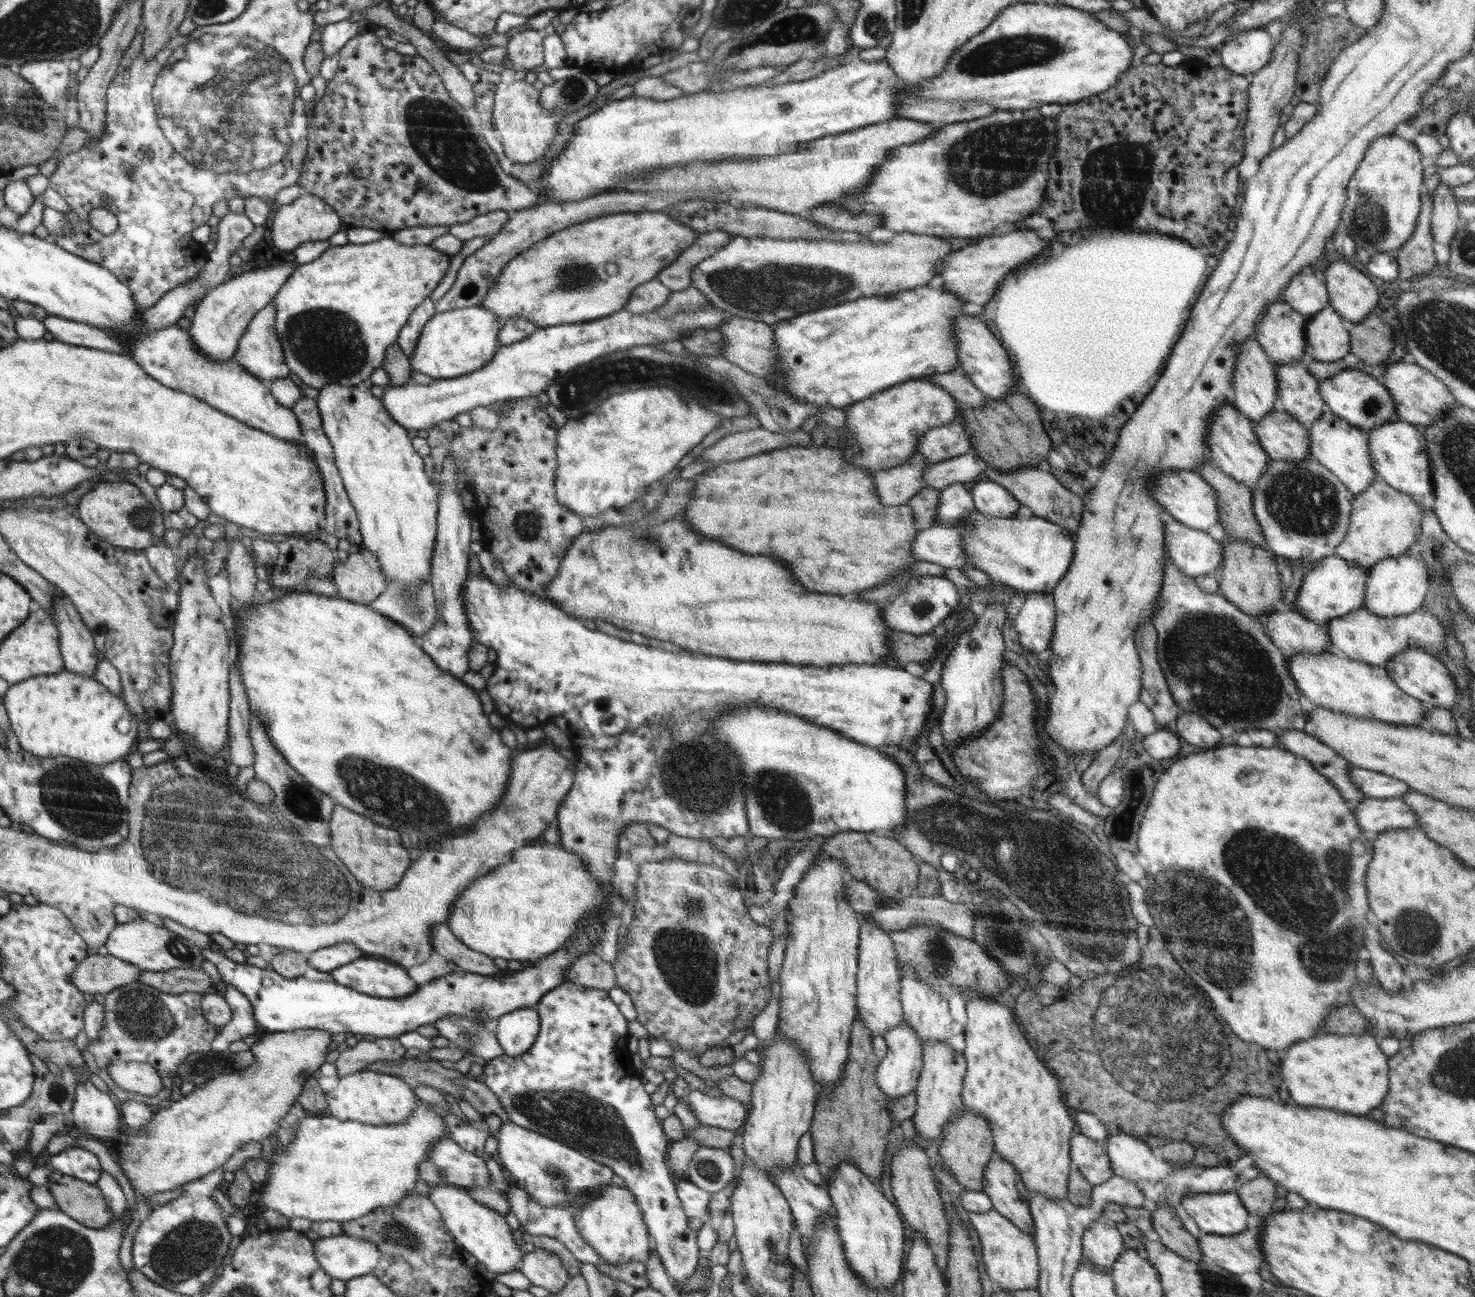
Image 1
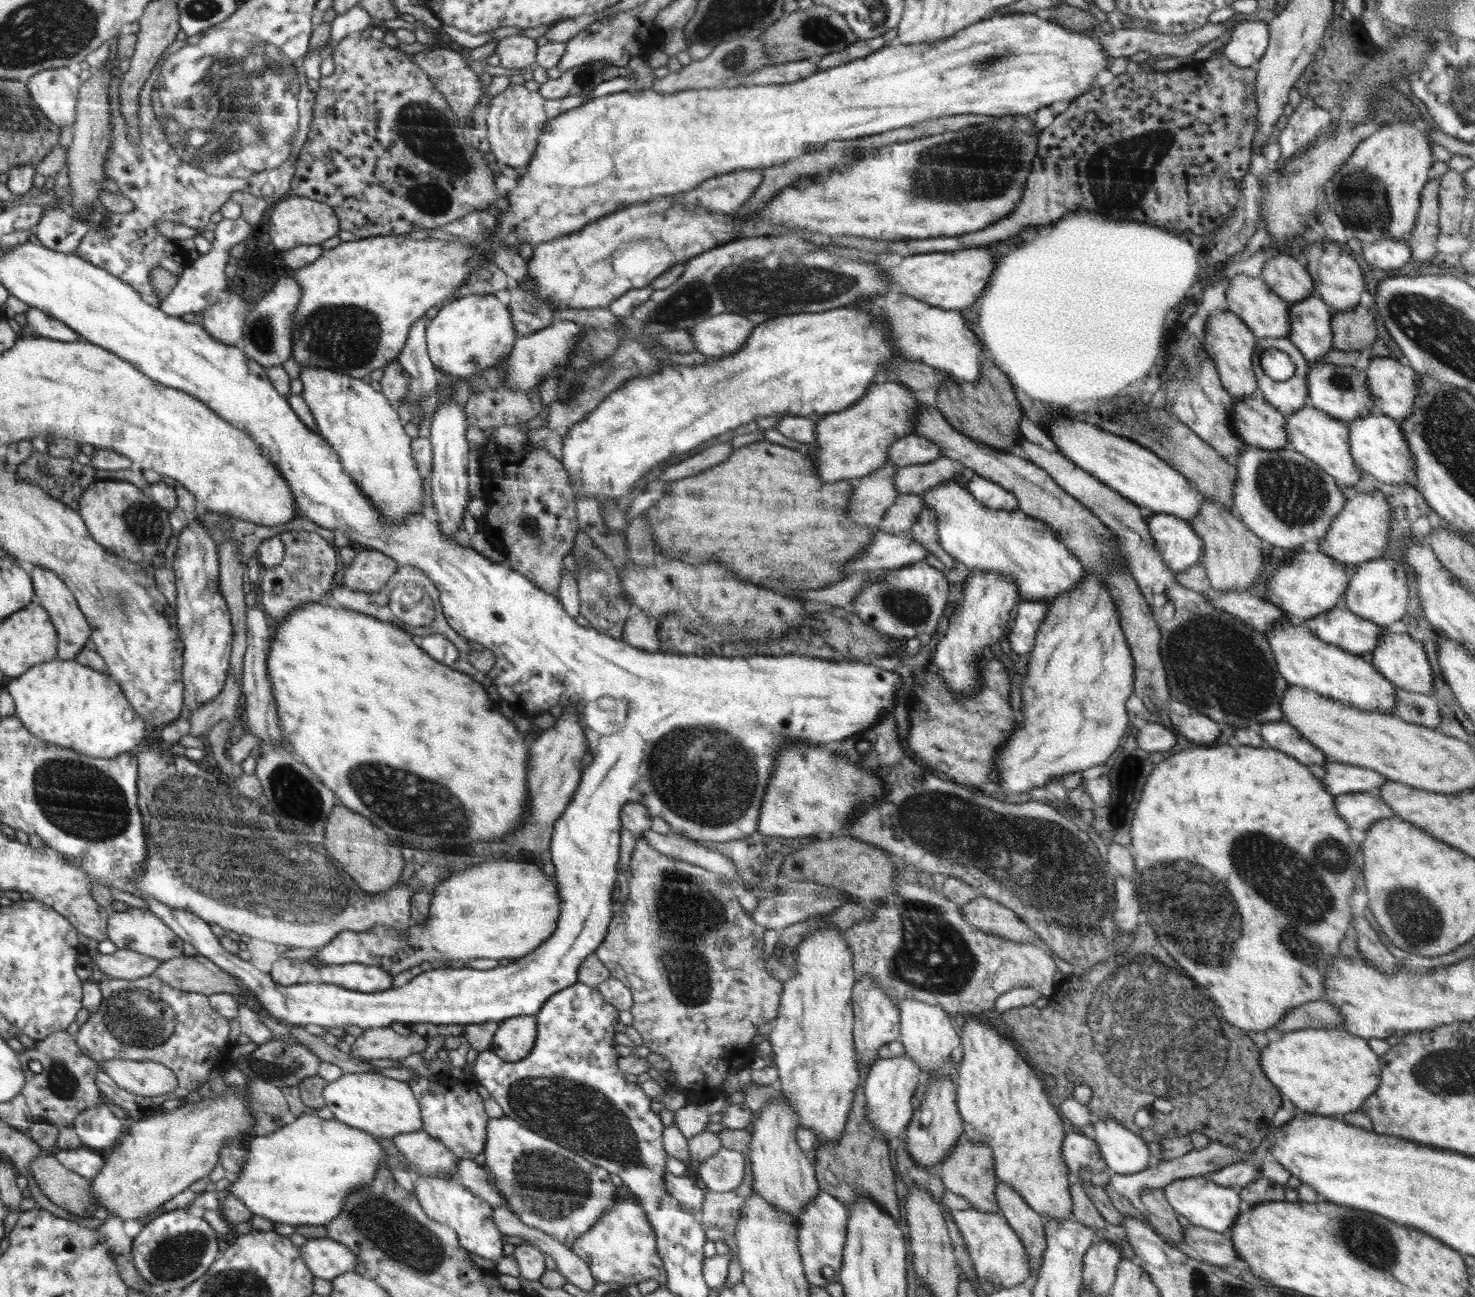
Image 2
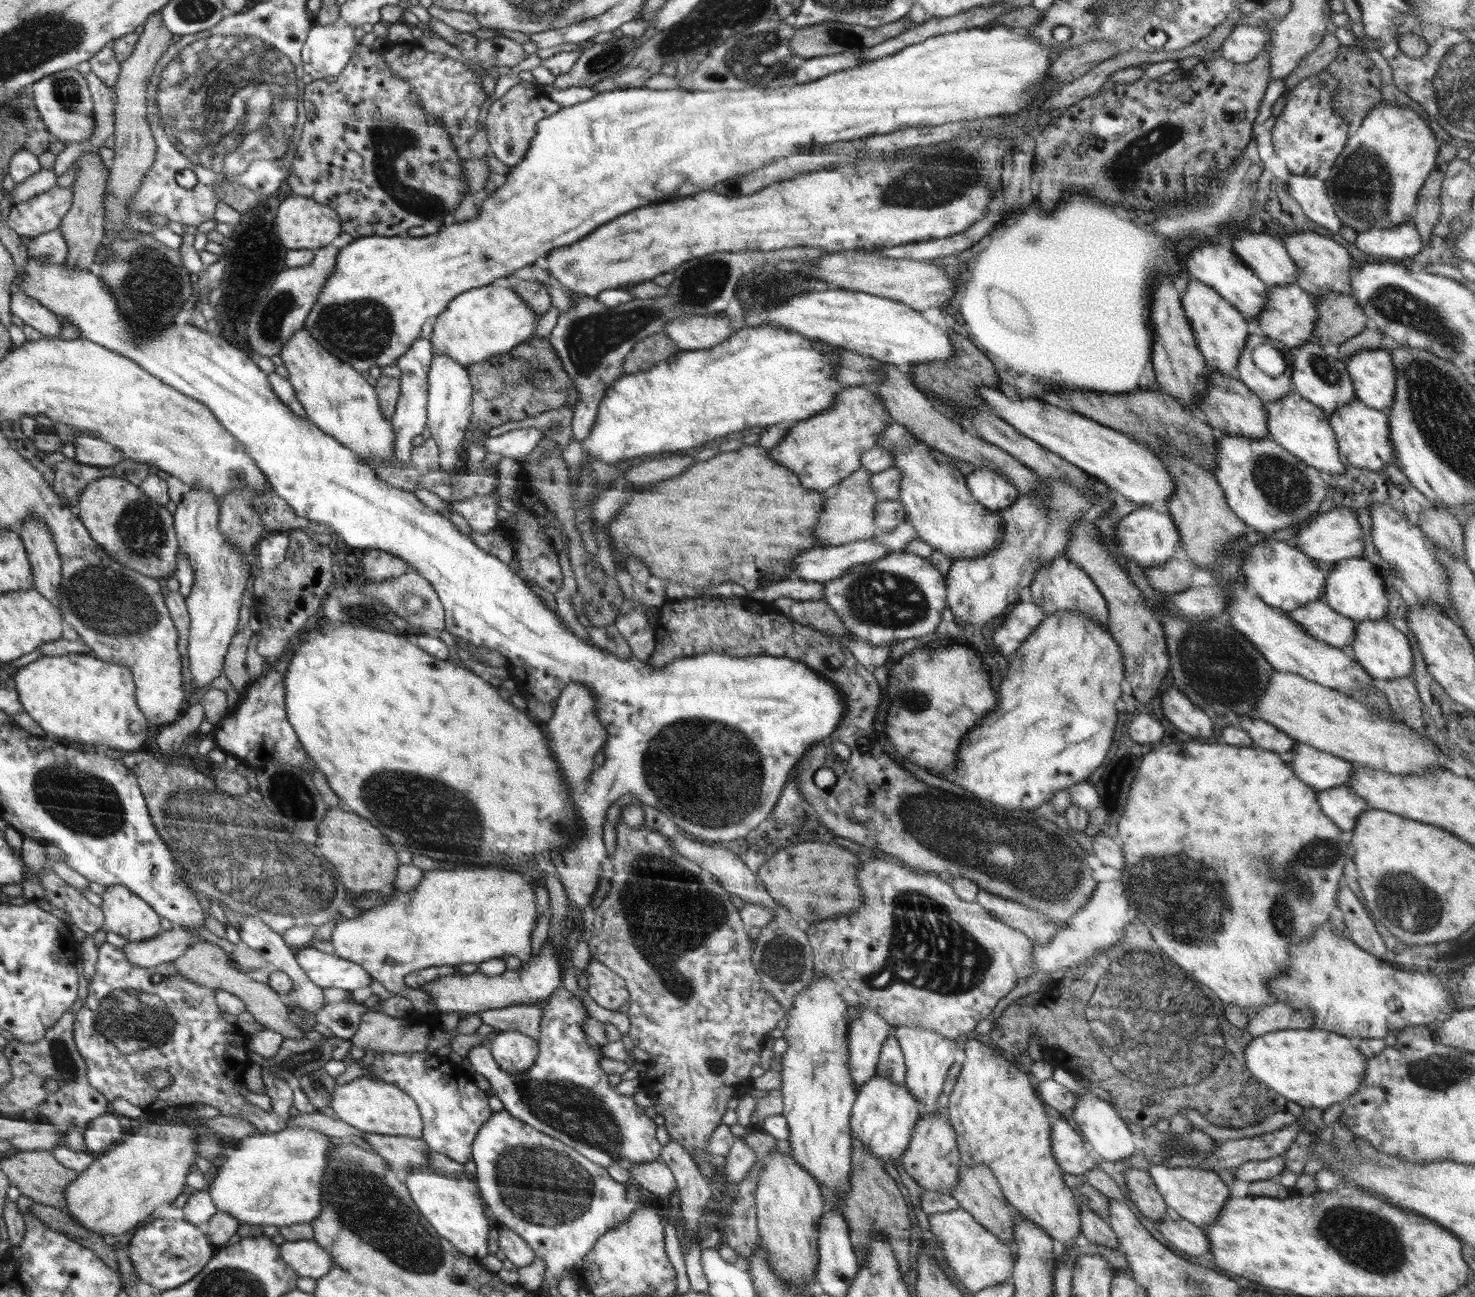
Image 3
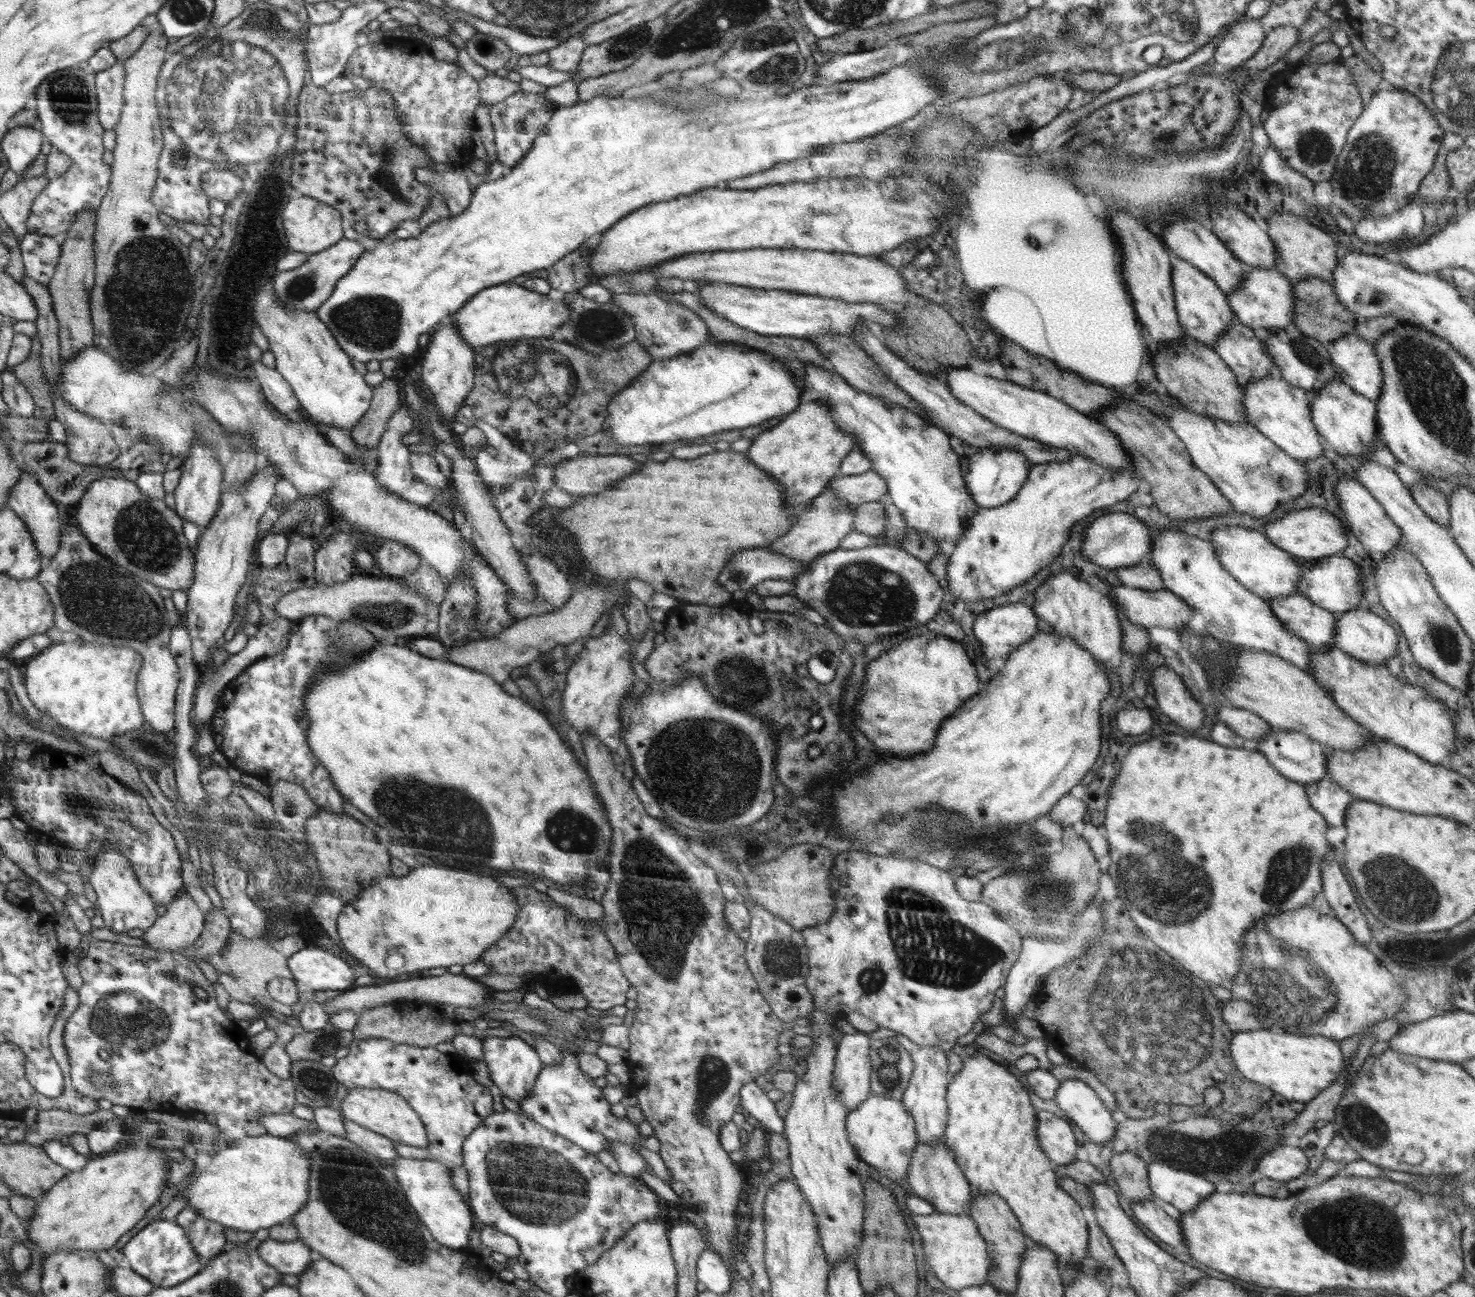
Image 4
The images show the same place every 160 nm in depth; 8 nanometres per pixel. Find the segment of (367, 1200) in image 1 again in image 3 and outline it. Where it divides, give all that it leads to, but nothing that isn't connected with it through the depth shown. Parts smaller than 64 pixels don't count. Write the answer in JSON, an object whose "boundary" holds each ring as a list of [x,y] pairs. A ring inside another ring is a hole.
{"boundary":[[[287,1127],[276,1133],[256,1134],[240,1139],[228,1154],[226,1162],[218,1170],[216,1178],[207,1188],[212,1203],[218,1211],[235,1216],[240,1223],[288,1227],[294,1223],[309,1223],[322,1214],[322,1182],[326,1166],[330,1162],[330,1150],[336,1146],[336,1138],[302,1127]]]}

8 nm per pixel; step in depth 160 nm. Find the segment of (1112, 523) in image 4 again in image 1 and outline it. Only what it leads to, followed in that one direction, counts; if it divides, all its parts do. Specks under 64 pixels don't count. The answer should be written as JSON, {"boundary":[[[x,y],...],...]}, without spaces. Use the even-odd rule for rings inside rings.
{"boundary":[[[1167,518],[1163,537],[1165,554],[1182,574],[1194,578],[1219,568],[1223,546],[1206,531]]]}

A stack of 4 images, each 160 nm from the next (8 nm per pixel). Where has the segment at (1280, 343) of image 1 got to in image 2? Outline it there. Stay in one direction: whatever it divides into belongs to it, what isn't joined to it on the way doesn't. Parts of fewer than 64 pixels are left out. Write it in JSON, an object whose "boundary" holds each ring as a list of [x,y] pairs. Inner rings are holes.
{"boundary":[[[1246,271],[1235,274],[1227,282],[1225,295],[1228,311],[1244,321],[1244,324],[1258,339],[1266,337],[1287,338],[1291,327],[1289,323],[1291,306],[1286,300],[1282,300],[1283,298],[1280,298],[1272,291],[1260,276],[1248,276]]]}

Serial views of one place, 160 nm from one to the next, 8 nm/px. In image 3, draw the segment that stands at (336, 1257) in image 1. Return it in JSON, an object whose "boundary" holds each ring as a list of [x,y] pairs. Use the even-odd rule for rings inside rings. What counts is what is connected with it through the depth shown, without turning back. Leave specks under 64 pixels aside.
{"boundary":[[[314,1238],[286,1241],[279,1245],[282,1261],[299,1277],[320,1279],[336,1266],[334,1258]]]}

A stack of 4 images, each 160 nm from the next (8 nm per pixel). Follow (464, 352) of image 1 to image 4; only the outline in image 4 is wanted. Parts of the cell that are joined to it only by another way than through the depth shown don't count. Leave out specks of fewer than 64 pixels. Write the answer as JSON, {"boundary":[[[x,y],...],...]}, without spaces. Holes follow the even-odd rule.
{"boundary":[[[508,282],[477,292],[466,305],[452,314],[452,320],[463,339],[476,351],[477,347],[494,343],[518,343],[522,339],[552,337],[565,320],[569,320],[569,316],[570,310],[564,301],[555,302],[548,295]]]}

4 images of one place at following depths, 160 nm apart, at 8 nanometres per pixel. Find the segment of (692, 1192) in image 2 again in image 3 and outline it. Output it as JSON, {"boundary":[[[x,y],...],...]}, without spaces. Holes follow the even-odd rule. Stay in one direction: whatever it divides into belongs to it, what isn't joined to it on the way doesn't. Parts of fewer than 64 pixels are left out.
{"boundary":[[[660,1161],[634,1164],[634,1168],[630,1168],[630,1175],[631,1181],[642,1184],[647,1192],[656,1196],[668,1198],[678,1191],[673,1173]]]}

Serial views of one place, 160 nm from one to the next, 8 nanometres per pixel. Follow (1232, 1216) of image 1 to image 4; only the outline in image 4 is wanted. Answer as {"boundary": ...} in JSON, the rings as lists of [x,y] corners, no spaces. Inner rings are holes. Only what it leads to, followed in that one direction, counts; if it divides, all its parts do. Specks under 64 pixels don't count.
{"boundary":[[[1165,1162],[1148,1165],[1148,1178],[1154,1198],[1173,1205],[1182,1214],[1193,1211],[1216,1193],[1213,1182]]]}

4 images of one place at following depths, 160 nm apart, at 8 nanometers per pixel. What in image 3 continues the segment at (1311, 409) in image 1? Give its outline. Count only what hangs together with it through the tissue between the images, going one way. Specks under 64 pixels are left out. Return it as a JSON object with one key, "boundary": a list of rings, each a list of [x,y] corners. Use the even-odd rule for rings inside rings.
{"boundary":[[[1249,334],[1248,338],[1246,338],[1246,344],[1240,353],[1238,364],[1235,366],[1236,377],[1265,404],[1281,399],[1293,388],[1291,365],[1288,365],[1288,368],[1282,374],[1278,374],[1278,376],[1270,376],[1255,365],[1252,358],[1253,350],[1257,346],[1268,342],[1275,346],[1281,346],[1280,342],[1265,335]]]}

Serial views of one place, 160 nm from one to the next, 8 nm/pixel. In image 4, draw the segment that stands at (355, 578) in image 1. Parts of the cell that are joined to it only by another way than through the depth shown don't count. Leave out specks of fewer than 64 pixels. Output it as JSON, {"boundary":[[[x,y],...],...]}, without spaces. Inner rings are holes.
{"boundary":[[[385,541],[374,556],[377,574],[398,578],[420,568],[421,556],[407,544],[398,541]]]}

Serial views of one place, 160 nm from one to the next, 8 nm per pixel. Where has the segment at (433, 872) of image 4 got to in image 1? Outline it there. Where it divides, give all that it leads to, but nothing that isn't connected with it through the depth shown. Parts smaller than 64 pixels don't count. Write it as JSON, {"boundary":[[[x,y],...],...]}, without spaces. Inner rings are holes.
{"boundary":[[[533,841],[525,847],[519,848],[509,863],[501,864],[500,867],[496,867],[482,878],[476,879],[472,885],[466,887],[465,890],[461,892],[461,897],[453,904],[453,910],[449,912],[450,920],[446,920],[446,925],[450,927],[450,931],[453,932],[453,935],[460,940],[462,944],[465,944],[472,950],[476,950],[492,958],[500,957],[505,958],[507,961],[518,960],[527,963],[548,955],[553,955],[553,952],[565,947],[565,944],[569,943],[570,939],[577,939],[573,938],[573,936],[581,933],[584,928],[586,928],[588,920],[594,920],[594,917],[600,917],[600,920],[607,921],[609,918],[612,918],[611,896],[612,892],[605,892],[605,890],[599,886],[597,879],[589,874],[589,869],[585,868],[581,856],[570,852],[561,844],[548,845],[545,841]],[[344,941],[309,953],[308,962],[309,966],[313,966],[316,970],[329,973],[345,964],[353,963],[362,956],[369,955],[355,944]]]}

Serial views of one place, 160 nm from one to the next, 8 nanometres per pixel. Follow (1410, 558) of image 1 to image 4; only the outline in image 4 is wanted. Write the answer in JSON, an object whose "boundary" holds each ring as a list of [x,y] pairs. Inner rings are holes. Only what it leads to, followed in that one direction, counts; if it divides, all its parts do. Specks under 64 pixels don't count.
{"boundary":[[[1332,555],[1317,560],[1313,566],[1301,570],[1297,582],[1297,592],[1314,604],[1335,614],[1349,611],[1358,606],[1365,606],[1360,603],[1363,597],[1363,582],[1360,571],[1358,563],[1348,557]]]}

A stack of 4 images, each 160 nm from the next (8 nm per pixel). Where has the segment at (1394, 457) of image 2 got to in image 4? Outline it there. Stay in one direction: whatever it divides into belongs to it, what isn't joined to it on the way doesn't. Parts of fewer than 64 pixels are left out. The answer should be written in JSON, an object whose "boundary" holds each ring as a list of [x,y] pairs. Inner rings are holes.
{"boundary":[[[1332,379],[1328,384],[1325,384],[1325,387],[1310,393],[1311,419],[1325,444],[1331,444],[1330,446],[1340,456],[1356,456],[1358,458],[1361,454],[1376,451],[1377,442],[1379,441],[1376,402],[1354,392],[1347,384],[1343,383],[1342,379],[1340,381]]]}

